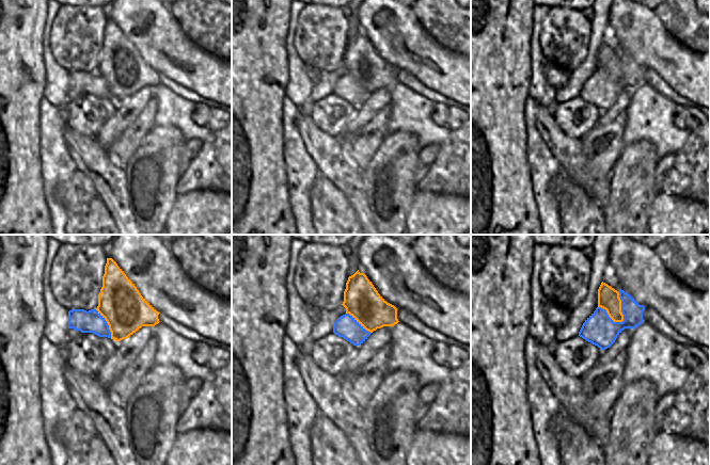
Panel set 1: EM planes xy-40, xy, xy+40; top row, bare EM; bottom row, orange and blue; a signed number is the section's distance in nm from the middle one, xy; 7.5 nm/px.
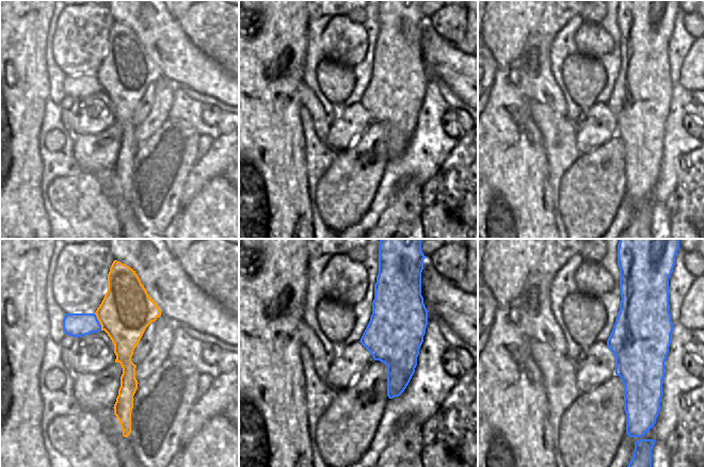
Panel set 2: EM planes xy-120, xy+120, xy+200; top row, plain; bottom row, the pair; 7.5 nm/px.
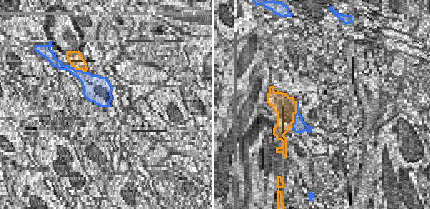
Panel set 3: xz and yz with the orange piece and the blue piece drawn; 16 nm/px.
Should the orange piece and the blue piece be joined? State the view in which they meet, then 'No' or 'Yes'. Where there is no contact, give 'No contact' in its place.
Touches orange in xy+40. No.

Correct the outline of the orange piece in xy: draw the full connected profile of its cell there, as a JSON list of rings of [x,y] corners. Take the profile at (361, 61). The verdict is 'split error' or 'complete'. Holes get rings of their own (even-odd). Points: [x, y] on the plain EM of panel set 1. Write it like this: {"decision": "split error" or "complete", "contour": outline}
{"decision": "complete", "contour": [[[359,31],[348,38],[342,66],[346,69],[346,75],[370,94],[399,83],[397,69],[388,64],[367,37]]]}

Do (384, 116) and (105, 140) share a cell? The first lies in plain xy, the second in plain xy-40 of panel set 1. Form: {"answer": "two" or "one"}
{"answer": "two"}

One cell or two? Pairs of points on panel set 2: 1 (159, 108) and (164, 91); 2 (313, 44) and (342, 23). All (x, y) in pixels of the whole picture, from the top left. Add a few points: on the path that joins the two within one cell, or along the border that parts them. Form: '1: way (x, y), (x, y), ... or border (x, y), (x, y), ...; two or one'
1: way (162, 103), (164, 95); one
2: border (332, 16), (321, 33), (324, 57); two

